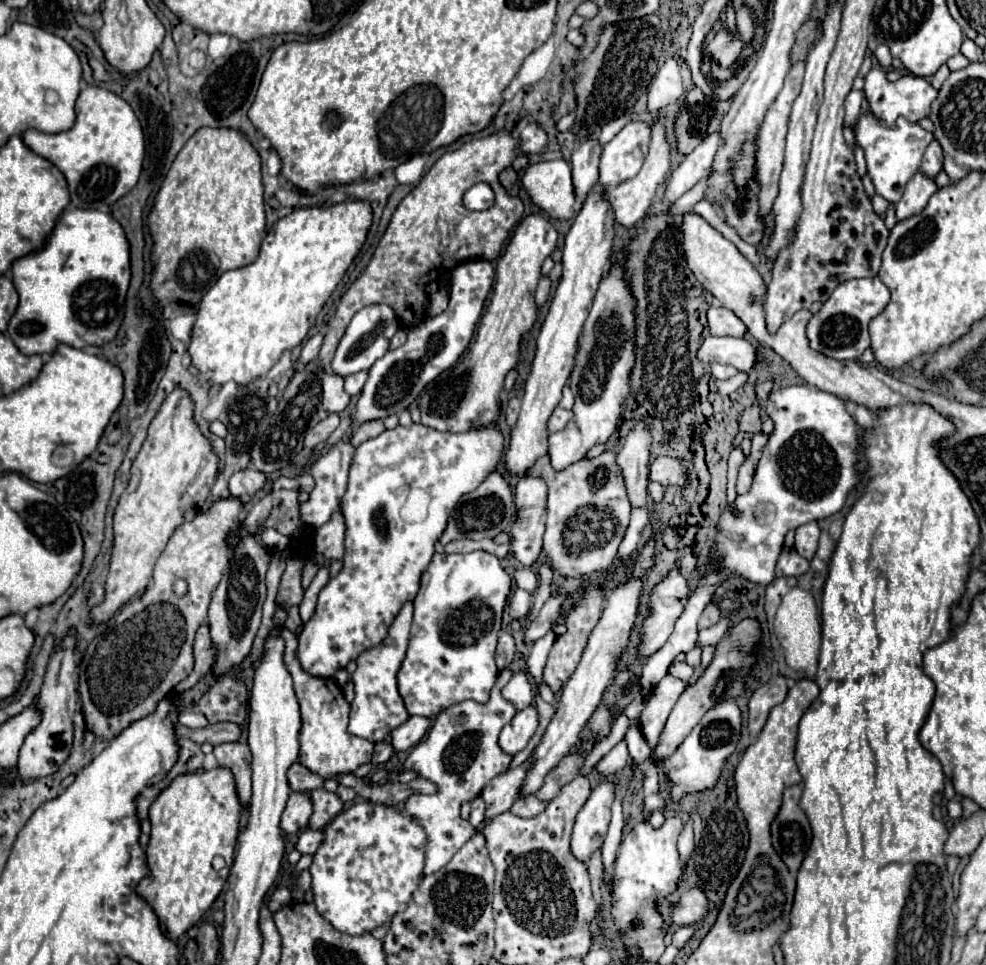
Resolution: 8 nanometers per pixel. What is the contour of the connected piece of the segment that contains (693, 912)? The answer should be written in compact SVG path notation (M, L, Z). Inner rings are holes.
M689 889L681 894L677 904L673 906L671 920L677 926L685 926L685 924L695 924L705 914L707 914L707 898L705 898L705 894L700 889Z

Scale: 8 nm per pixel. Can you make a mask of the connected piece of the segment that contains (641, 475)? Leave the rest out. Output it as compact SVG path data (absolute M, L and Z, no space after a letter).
M637 422L637 426L629 432L623 448L617 454L617 466L621 468L631 508L641 508L647 504L649 446L651 446L649 428L643 422Z

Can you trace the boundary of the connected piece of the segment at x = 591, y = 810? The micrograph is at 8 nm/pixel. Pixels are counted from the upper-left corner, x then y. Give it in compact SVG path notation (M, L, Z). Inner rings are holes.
M609 780L599 782L591 790L589 800L583 804L581 812L577 814L571 836L571 850L579 860L587 862L591 854L597 848L601 848L611 820L613 800L615 800L615 784Z

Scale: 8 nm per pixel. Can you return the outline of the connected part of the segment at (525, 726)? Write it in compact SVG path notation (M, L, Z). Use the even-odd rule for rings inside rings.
M533 706L521 710L515 714L515 718L501 730L499 734L499 748L509 754L515 756L517 752L521 752L529 738L535 734L537 730L537 710Z

